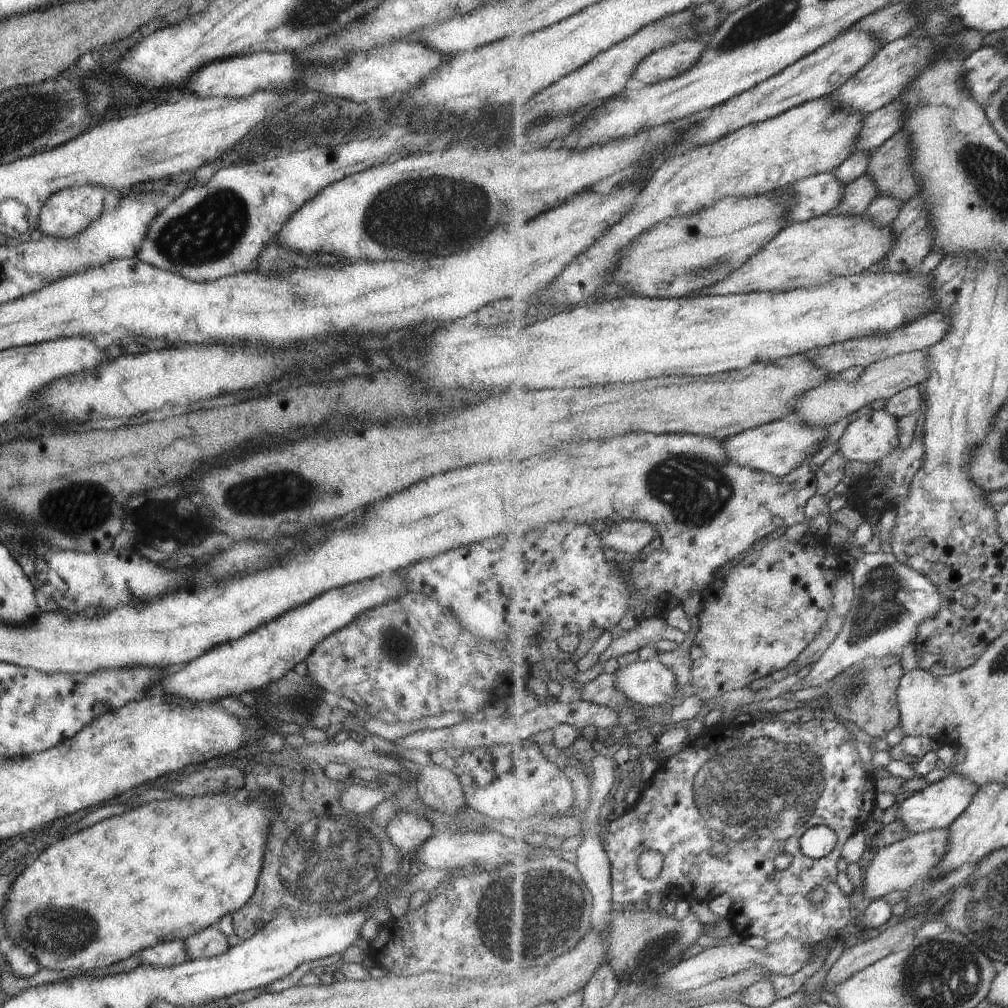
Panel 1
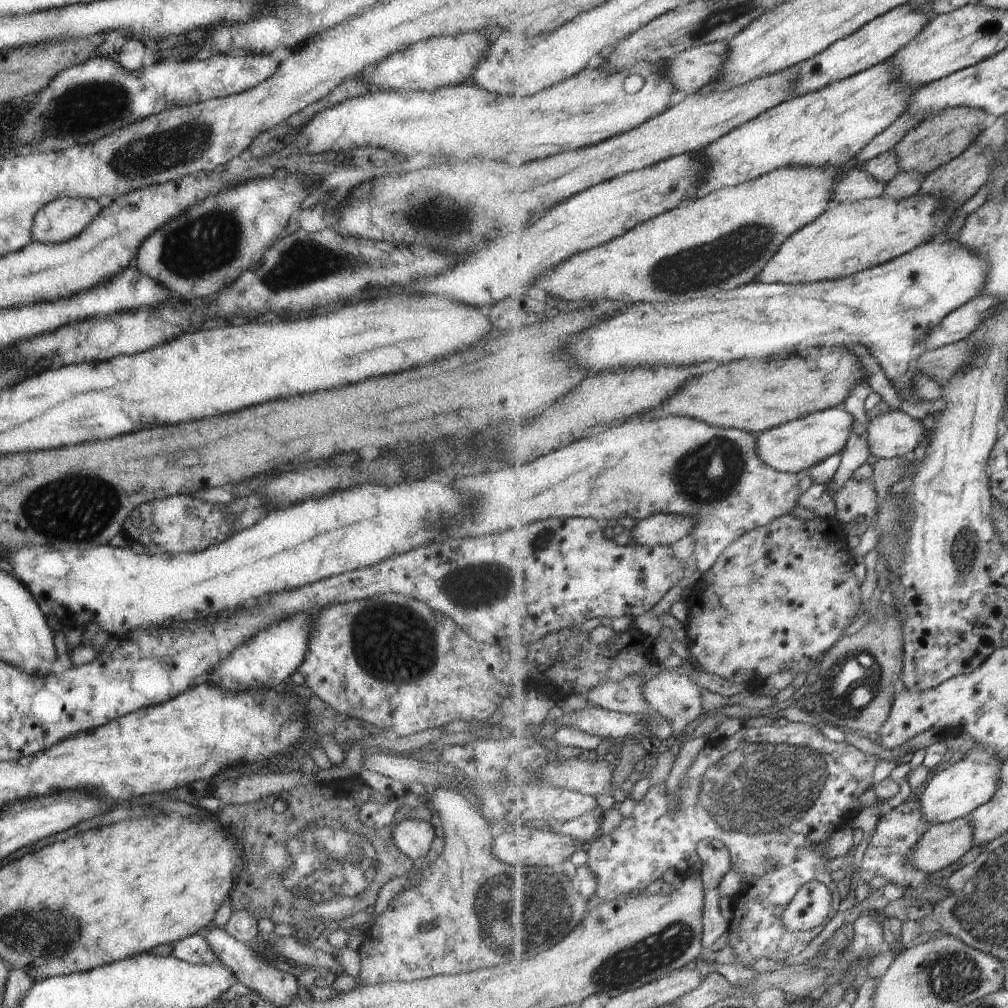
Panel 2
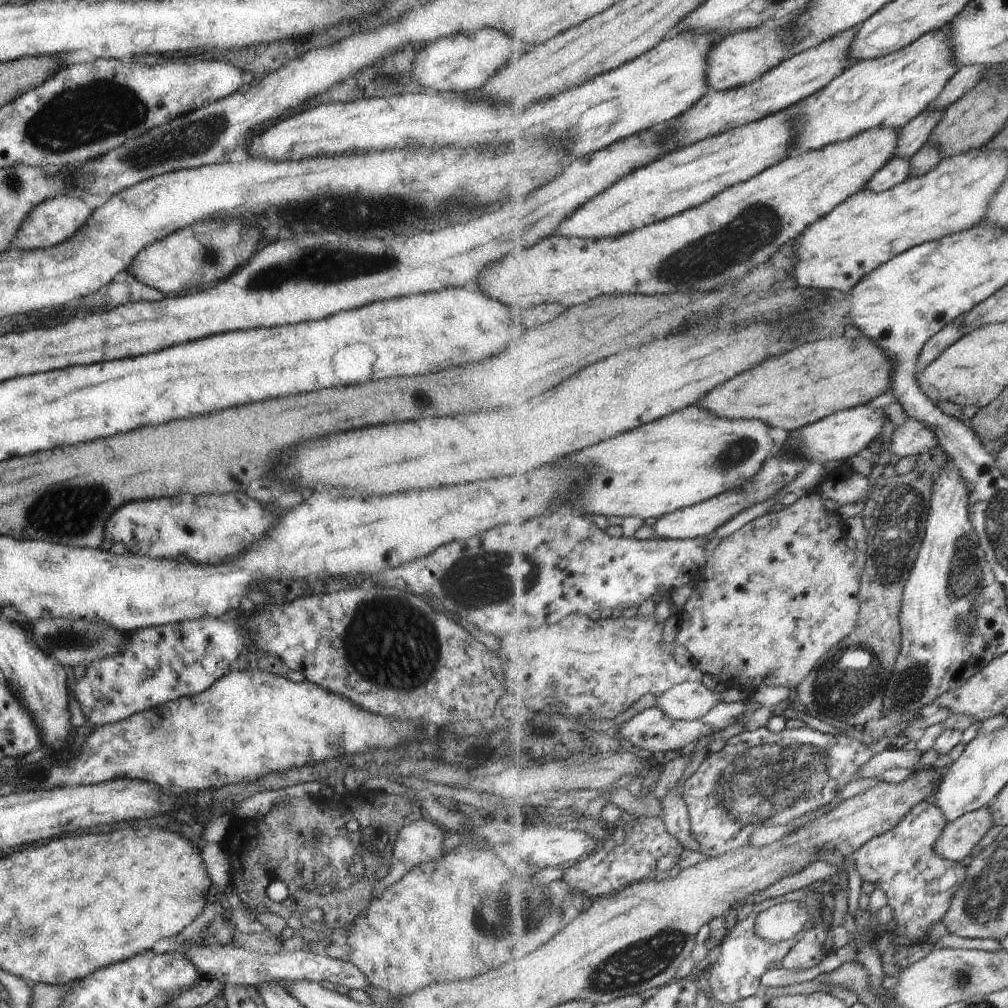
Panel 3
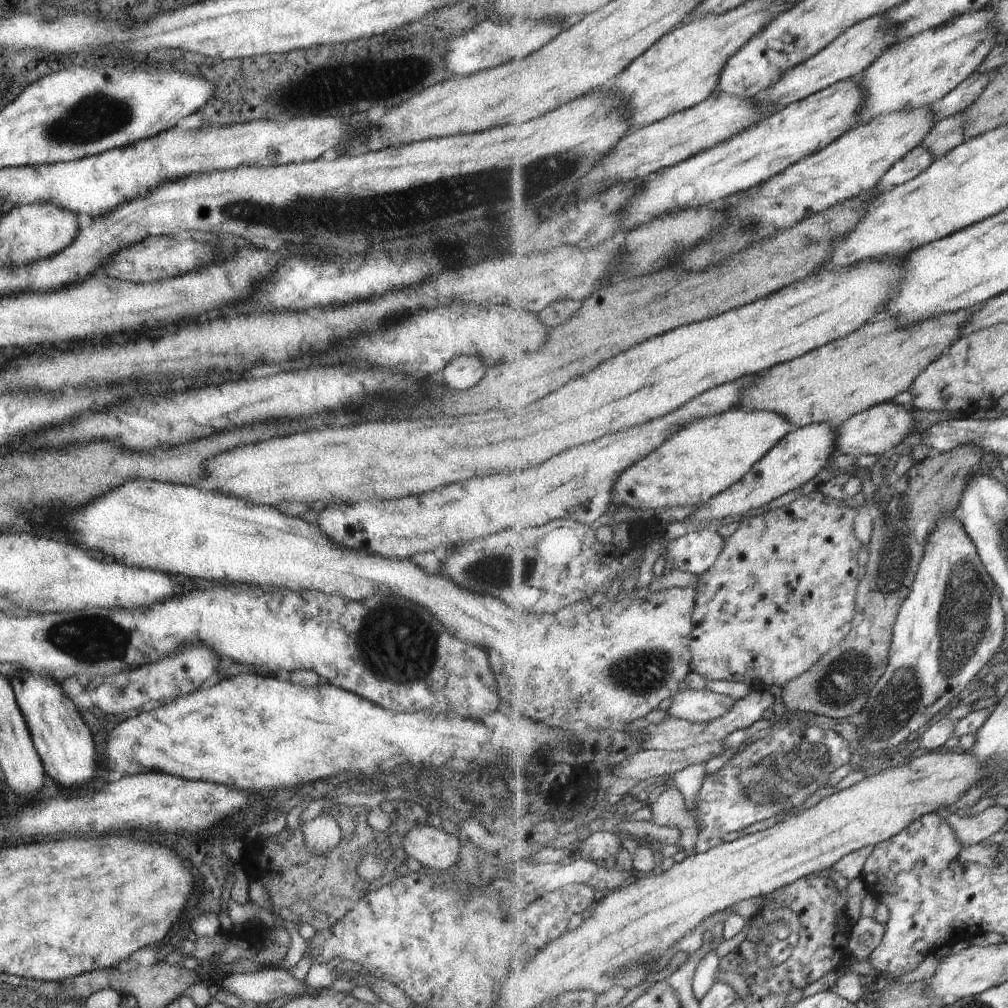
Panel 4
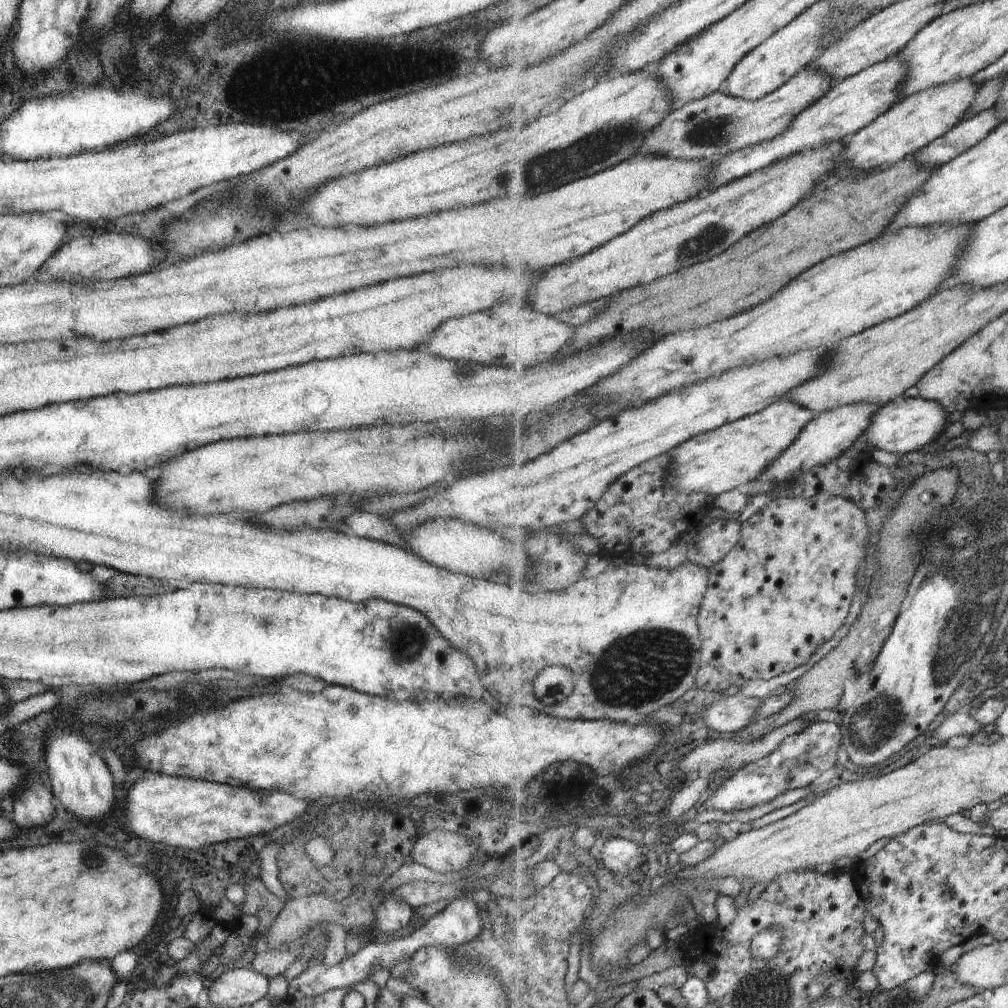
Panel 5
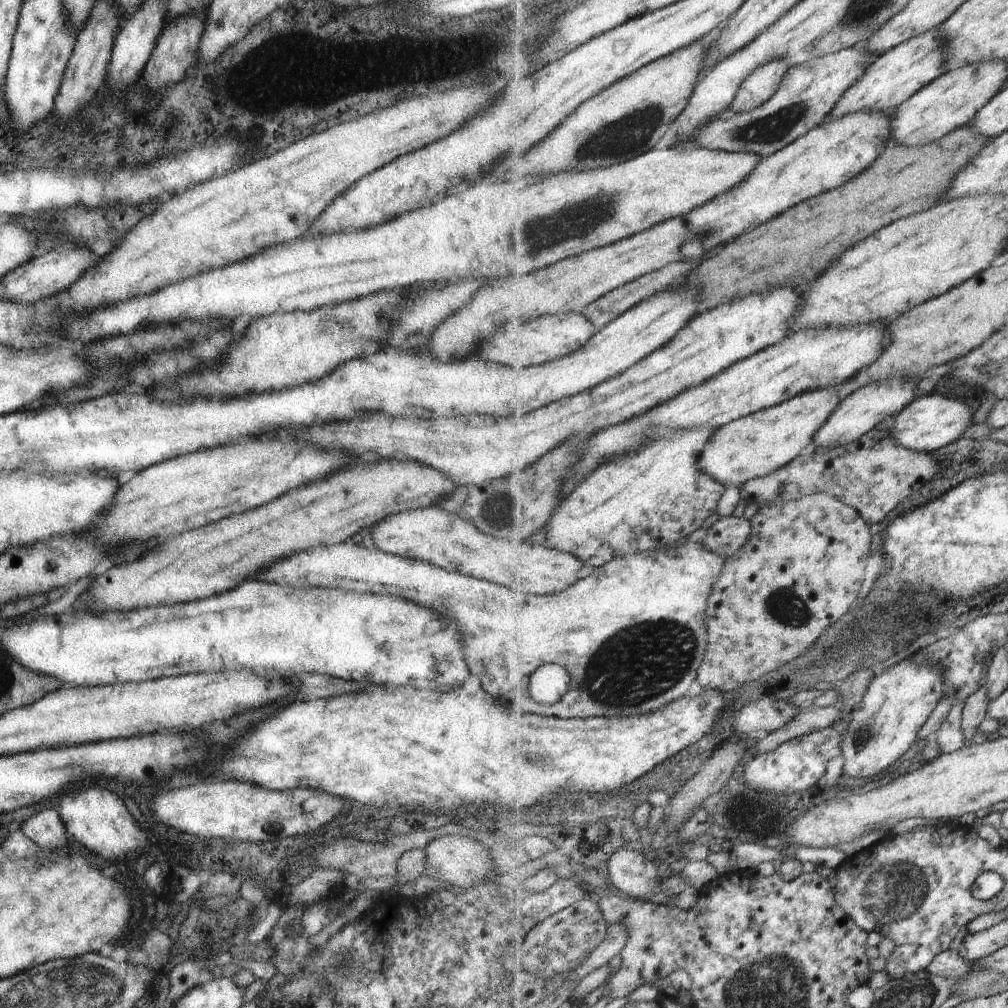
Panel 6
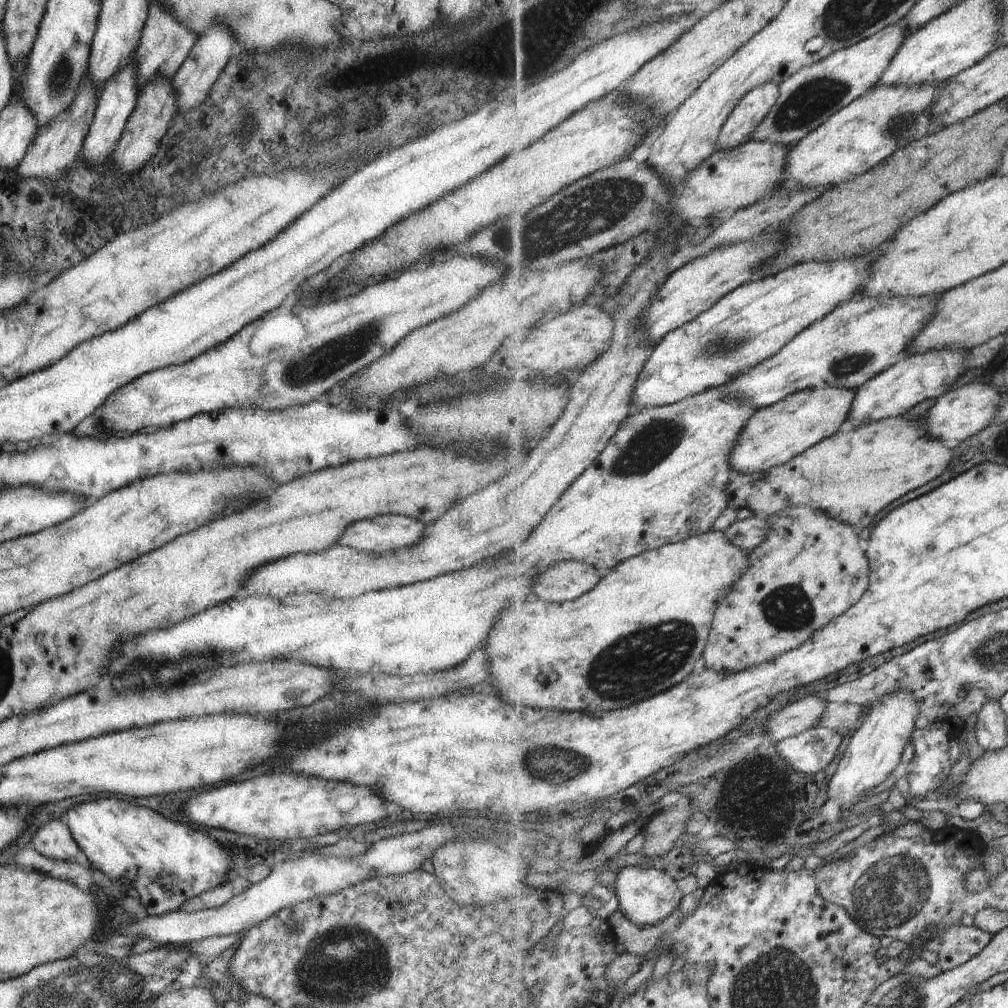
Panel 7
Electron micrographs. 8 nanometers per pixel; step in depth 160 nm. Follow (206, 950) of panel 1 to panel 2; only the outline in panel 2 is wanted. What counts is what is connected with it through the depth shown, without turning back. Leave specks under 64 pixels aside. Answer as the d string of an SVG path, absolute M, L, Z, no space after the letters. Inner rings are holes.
M208 926L203 936L218 960L227 967L235 976L236 981L241 981L250 991L257 993L265 1002L274 1007L286 1007L296 996L297 982L293 975L278 970L264 961L255 950L241 941L236 941L223 928Z

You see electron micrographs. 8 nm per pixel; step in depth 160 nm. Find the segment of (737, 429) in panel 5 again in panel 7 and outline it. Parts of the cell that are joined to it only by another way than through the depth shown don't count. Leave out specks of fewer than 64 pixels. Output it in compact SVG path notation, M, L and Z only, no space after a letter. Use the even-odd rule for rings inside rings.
M844 388L805 389L773 406L759 409L741 430L732 451L732 467L737 474L757 474L791 462L847 426L847 416L855 397L856 390Z

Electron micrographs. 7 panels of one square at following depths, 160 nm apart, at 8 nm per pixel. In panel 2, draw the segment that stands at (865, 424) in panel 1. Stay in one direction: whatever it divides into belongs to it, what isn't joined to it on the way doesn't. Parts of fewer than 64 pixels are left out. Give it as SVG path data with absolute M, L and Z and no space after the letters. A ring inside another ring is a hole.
M902 411L872 416L868 428L870 454L877 458L909 456L926 435L928 421L920 421Z

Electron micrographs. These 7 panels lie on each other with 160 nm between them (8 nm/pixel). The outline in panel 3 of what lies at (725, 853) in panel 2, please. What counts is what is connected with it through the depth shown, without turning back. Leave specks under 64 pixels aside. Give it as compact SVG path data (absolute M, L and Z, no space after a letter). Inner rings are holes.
M675 786L662 799L664 808L664 823L669 834L679 840L685 849L702 852L702 846L692 833L688 804L682 794L682 786Z

